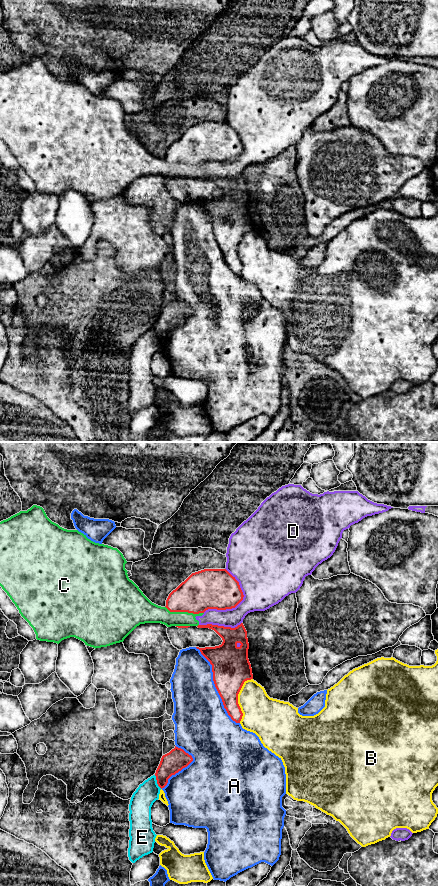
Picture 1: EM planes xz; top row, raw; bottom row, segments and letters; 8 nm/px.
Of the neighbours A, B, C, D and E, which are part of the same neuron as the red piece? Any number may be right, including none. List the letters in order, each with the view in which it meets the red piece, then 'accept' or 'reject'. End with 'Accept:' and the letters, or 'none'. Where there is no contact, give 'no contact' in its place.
A: contact in xz; reject
B: contact in xz; reject
C: contact in xz; reject
D: contact in xz; reject
E: contact in xz; reject
Accept: none

